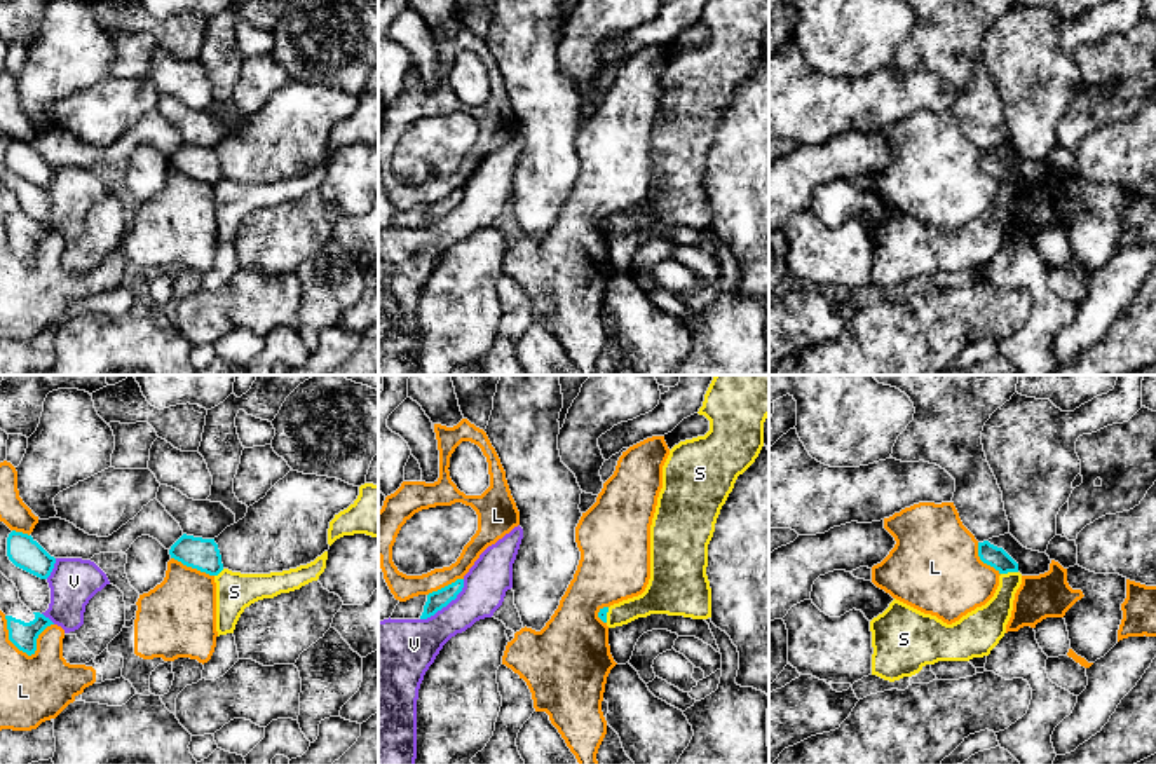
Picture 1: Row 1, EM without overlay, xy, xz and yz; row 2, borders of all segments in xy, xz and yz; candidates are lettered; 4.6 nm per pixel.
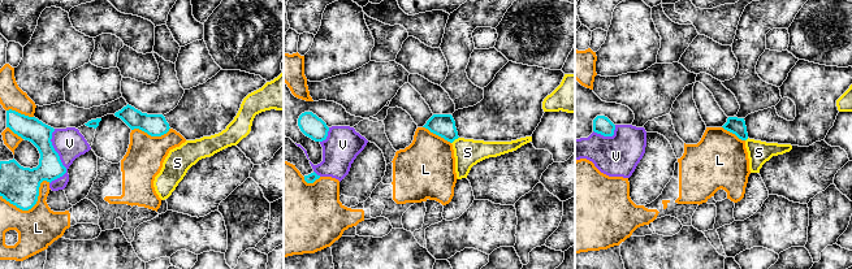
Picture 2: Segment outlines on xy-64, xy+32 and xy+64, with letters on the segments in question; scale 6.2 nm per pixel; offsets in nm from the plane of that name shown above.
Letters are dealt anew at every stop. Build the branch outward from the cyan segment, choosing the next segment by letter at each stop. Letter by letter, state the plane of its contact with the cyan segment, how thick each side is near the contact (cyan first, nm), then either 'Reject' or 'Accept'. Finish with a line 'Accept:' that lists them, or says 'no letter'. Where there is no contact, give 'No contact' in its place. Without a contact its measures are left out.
L: Touches cyan in xy. Thickness 120 nm (cyan) against 320 nm. Accept
S: Touches cyan in yz. Thickness 100 nm (cyan) against 160 nm. Reject
V: Touches cyan in xz. Thickness 90 nm (cyan) against 240 nm. Reject
Accept: L

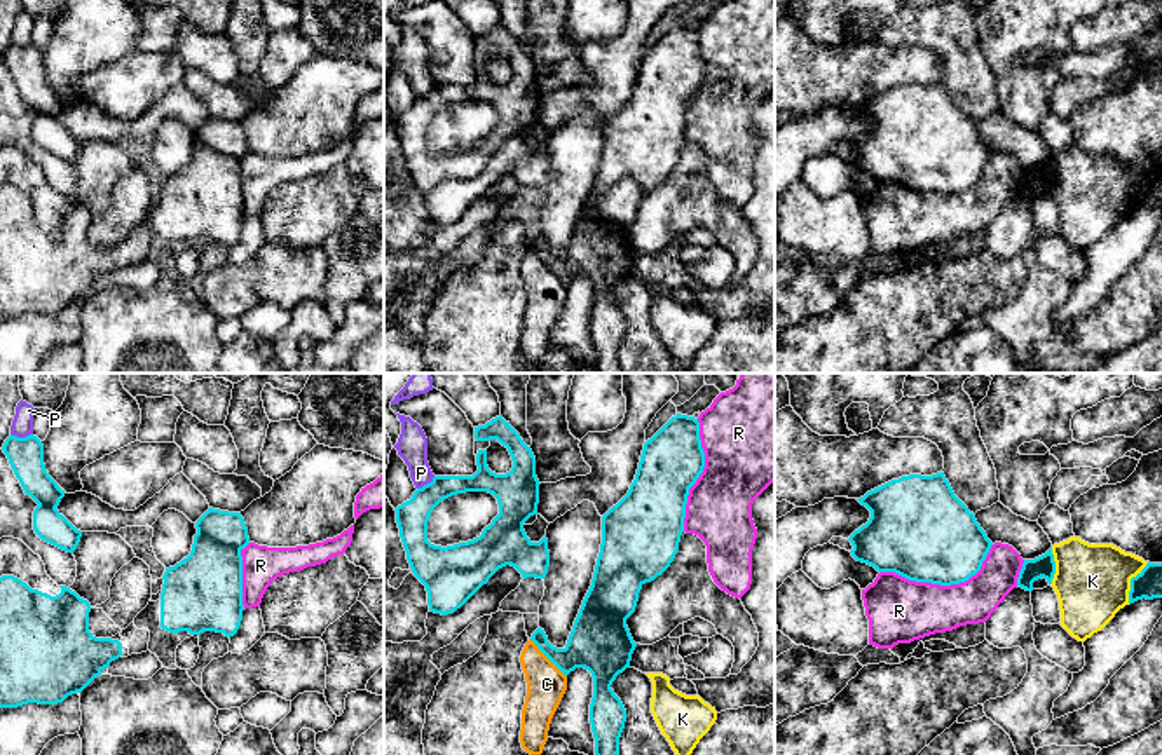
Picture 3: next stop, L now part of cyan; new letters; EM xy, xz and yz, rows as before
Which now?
C: Touches cyan in xz. Thickness 280 nm (cyan) against 180 nm. Reject
K: Touches cyan in yz. Thickness 130 nm (cyan) against 340 nm. Reject
P: Touches cyan in xy. Thickness 160 nm (cyan) against 100 nm. Reject
R: Touches cyan in yz. Thickness 440 nm (cyan) against 300 nm. Reject
Accept: no letter

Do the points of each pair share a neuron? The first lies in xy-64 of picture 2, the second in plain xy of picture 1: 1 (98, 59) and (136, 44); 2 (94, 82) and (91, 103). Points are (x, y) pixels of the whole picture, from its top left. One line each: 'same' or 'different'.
1: same
2: same

